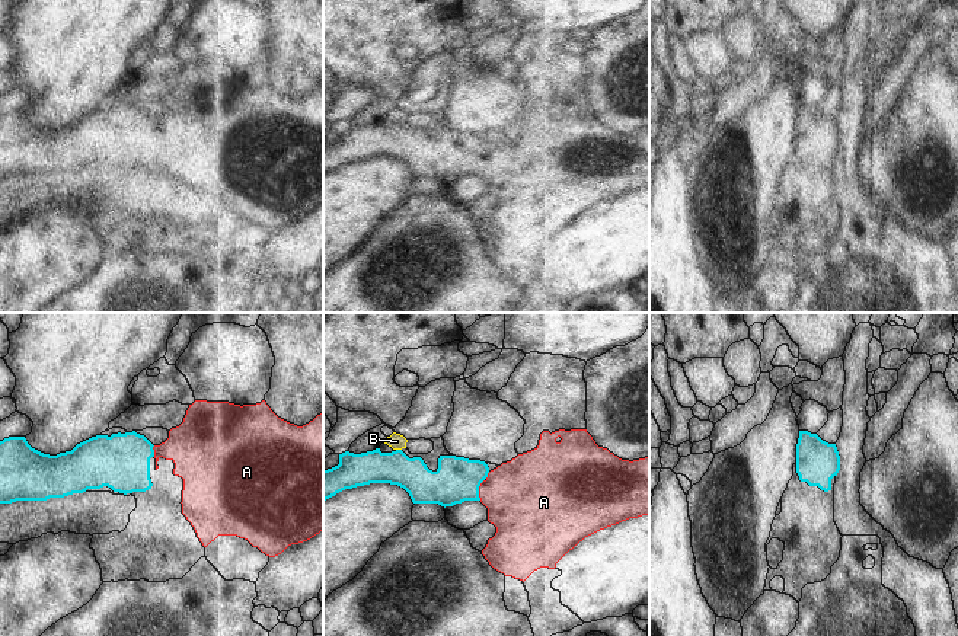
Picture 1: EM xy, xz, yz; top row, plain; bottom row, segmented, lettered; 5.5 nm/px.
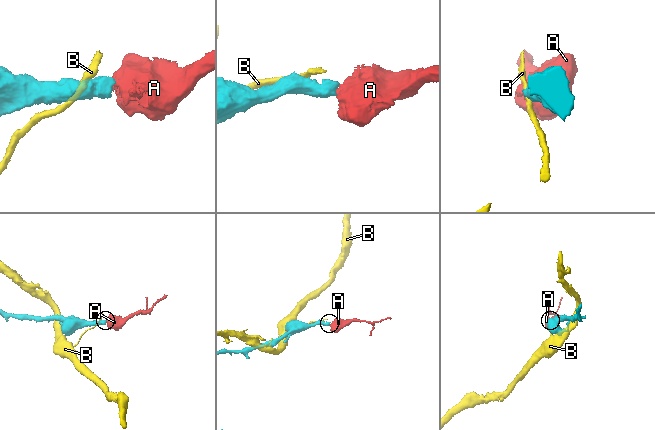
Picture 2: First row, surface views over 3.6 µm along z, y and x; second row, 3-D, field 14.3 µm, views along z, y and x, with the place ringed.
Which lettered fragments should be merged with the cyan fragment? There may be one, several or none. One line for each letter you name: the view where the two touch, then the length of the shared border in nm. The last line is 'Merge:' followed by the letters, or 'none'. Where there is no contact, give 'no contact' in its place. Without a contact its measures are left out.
A: meets cyan in xz; contact 170 nm long
Merge: A

